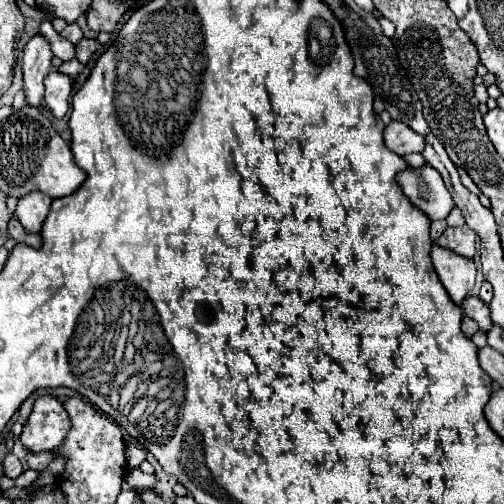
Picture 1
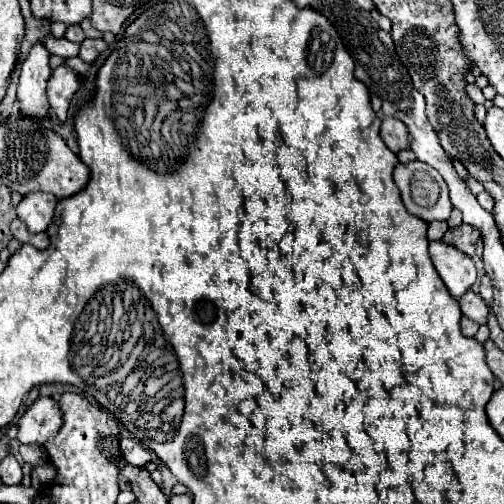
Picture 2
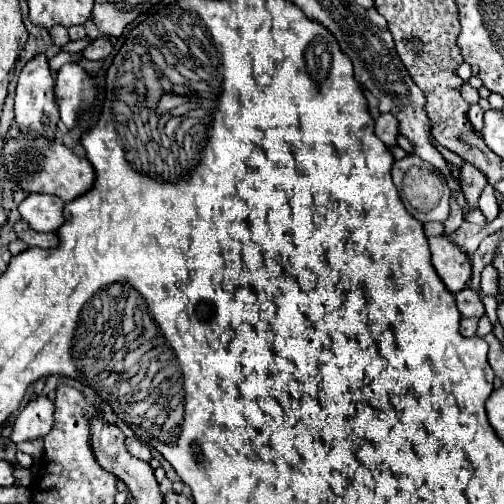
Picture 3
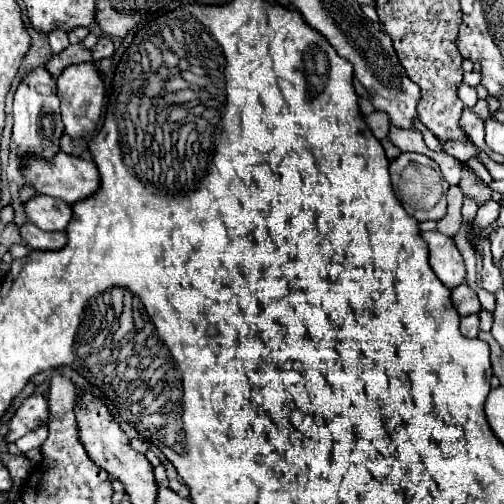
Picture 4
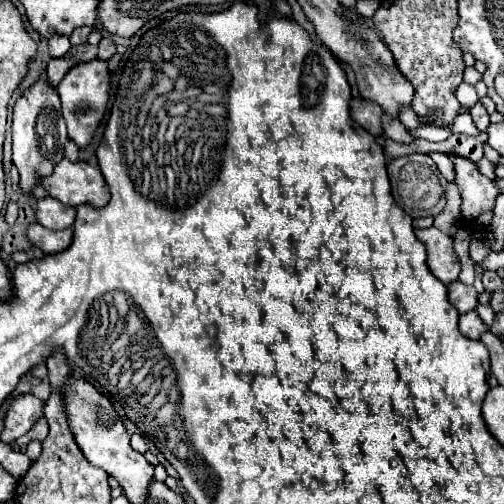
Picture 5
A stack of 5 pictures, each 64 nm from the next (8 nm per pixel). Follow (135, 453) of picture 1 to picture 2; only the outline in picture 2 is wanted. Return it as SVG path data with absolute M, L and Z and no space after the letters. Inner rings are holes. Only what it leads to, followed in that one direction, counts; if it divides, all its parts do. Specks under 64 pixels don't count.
M122 438L120 444L122 444L122 452L124 452L124 456L126 456L126 460L130 464L144 466L144 464L148 464L152 460L150 452L144 446L140 446L138 442L134 442L132 438Z

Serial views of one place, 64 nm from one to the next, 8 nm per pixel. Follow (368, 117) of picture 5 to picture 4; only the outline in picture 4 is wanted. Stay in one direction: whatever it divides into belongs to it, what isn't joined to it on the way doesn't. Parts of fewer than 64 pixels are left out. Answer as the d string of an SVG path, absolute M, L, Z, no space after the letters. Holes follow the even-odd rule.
M372 112L372 114L366 114L364 116L364 122L370 126L372 134L378 138L378 140L384 140L388 136L388 126L390 126L390 120L388 120L388 114L384 112Z

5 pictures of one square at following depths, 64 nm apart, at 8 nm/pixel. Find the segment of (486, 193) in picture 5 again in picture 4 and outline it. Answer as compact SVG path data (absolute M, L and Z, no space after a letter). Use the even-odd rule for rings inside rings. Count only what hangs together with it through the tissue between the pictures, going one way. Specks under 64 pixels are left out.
M462 166L462 178L460 178L460 190L464 192L464 196L476 200L478 206L482 206L484 202L492 200L492 190L488 184L484 184L468 166Z

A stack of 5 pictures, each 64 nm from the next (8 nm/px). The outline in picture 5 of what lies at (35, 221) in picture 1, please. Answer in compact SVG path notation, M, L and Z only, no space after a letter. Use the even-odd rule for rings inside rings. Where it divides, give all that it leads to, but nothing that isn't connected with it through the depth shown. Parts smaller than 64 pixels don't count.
M42 198L36 204L36 218L44 228L66 230L76 220L76 208L64 206L56 198Z

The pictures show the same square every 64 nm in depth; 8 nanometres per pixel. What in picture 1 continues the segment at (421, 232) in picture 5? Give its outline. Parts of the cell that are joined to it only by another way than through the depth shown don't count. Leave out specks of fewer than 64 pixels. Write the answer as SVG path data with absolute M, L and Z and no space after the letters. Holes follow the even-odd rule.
M438 244L432 246L432 264L438 272L440 282L444 284L450 298L460 304L472 290L476 280L476 266L470 258L464 258L448 248L442 248Z

